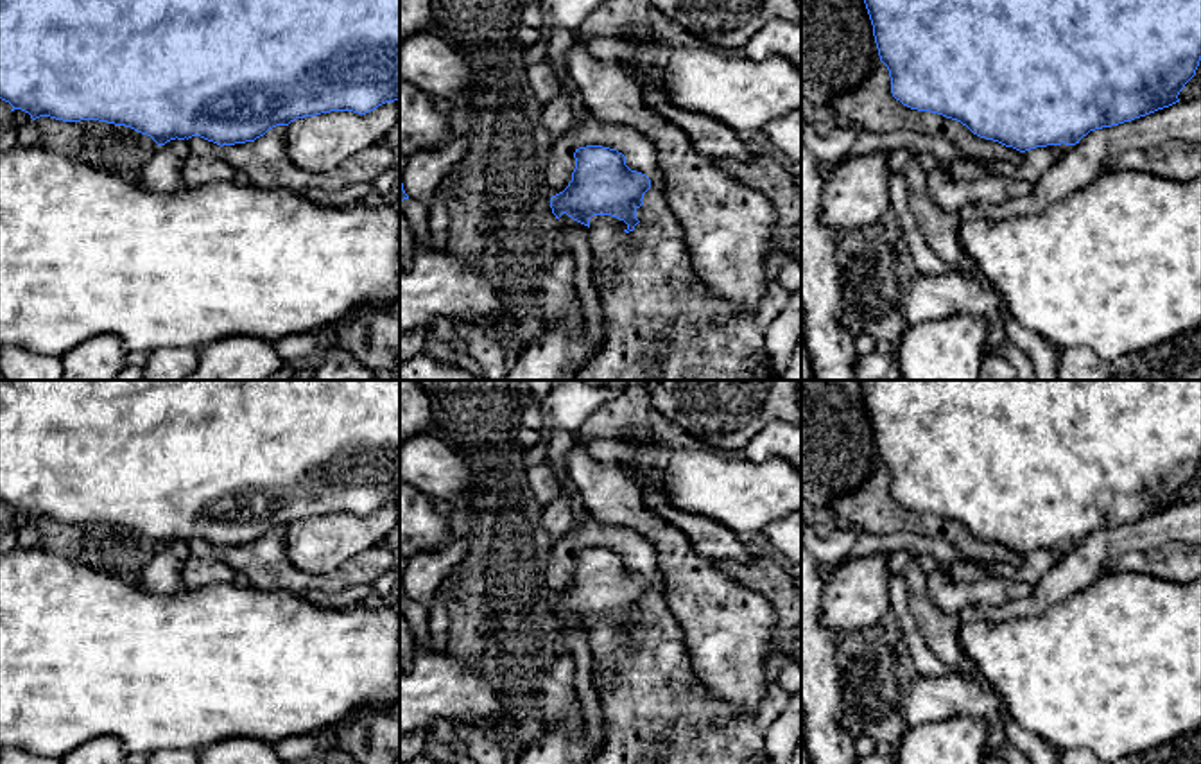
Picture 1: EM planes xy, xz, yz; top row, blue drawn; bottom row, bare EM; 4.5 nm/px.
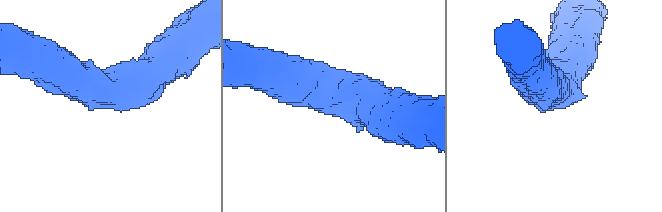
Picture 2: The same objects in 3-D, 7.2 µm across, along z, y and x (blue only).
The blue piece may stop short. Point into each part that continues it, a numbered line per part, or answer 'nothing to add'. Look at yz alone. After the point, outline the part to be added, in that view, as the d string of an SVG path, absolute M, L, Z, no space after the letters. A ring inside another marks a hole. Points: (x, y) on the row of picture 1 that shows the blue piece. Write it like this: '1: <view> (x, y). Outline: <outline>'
nothing to add

